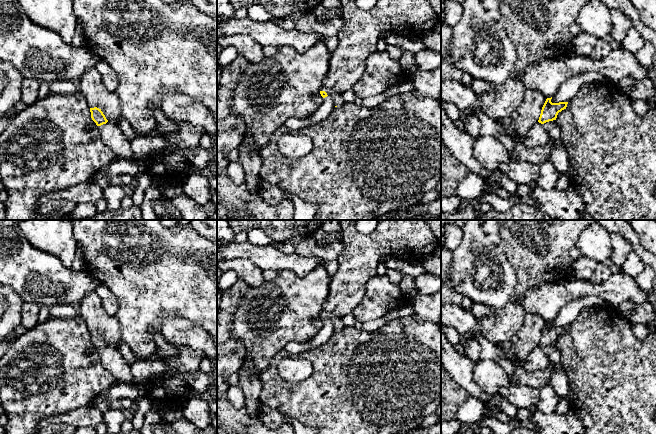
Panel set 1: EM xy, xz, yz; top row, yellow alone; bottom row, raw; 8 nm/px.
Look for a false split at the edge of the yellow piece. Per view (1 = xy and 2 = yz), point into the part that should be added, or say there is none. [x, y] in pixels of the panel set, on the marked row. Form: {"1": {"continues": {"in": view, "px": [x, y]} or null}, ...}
{"1": {"continues": {"in": "xy", "px": [111, 135]}}, "2": {"continues": {"in": "yz", "px": [538, 137]}}}

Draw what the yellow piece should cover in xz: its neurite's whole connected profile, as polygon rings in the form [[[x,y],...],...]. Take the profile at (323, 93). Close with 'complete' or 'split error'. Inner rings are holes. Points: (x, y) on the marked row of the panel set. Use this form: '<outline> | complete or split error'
[[[322,86],[320,89],[320,94],[323,98],[325,98],[327,96],[331,97],[334,102],[334,105],[337,107],[340,107],[345,103],[342,98],[342,93],[336,92],[332,89],[325,88]]] | split error

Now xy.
[[[90,108],[91,118],[98,126],[102,142],[114,152],[118,158],[126,159],[135,163],[131,141],[124,135],[118,124],[109,122],[101,109]]] | split error

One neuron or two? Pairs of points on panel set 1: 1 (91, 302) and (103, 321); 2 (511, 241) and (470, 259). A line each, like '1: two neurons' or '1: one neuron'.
1: one neuron
2: two neurons

